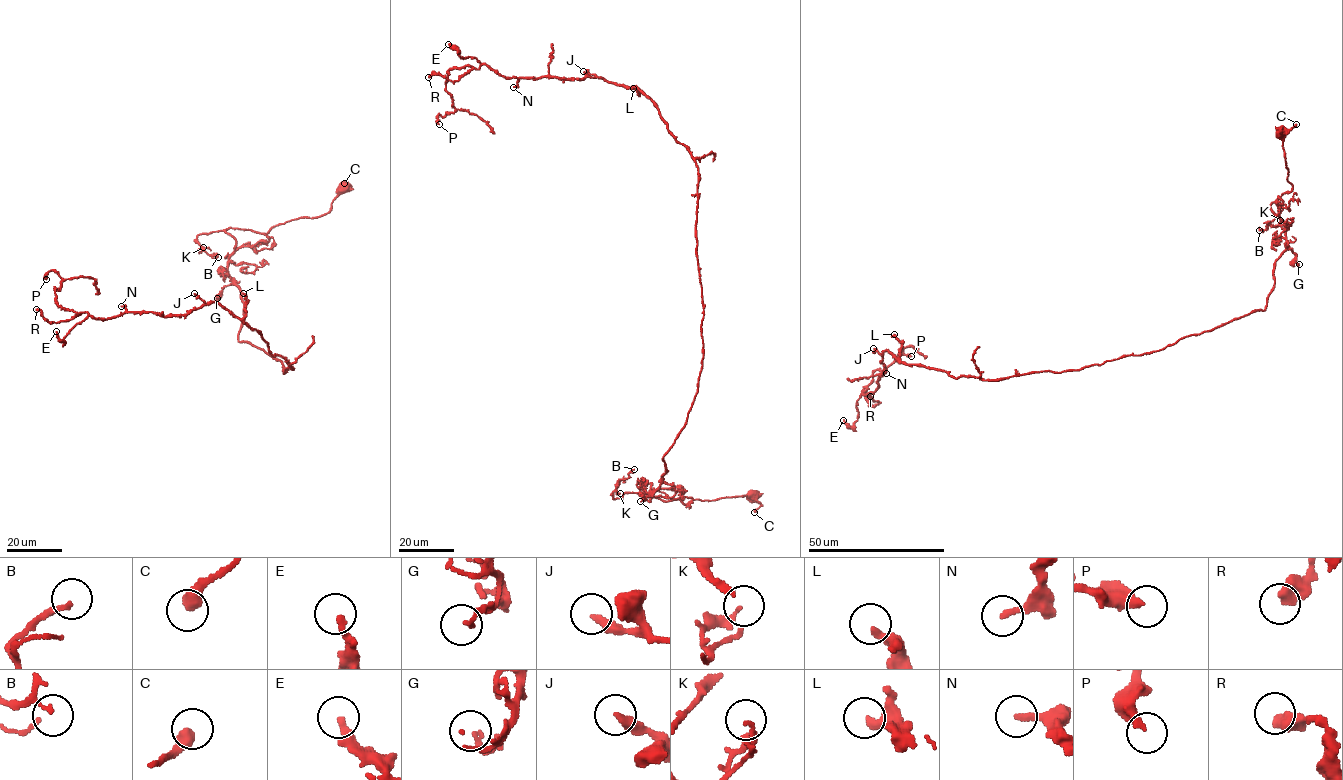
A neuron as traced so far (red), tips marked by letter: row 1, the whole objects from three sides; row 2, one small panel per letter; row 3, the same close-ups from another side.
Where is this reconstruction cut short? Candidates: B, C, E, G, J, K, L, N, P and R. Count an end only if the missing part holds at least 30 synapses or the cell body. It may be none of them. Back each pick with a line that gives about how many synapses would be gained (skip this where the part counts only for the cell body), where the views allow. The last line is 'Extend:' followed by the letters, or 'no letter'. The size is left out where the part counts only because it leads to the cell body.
N: 40 syn
Extend: N

